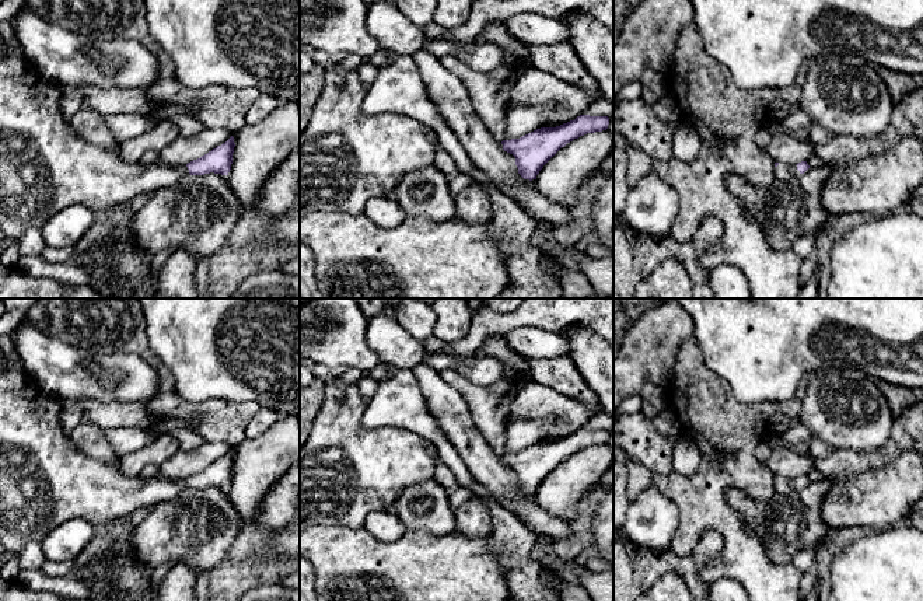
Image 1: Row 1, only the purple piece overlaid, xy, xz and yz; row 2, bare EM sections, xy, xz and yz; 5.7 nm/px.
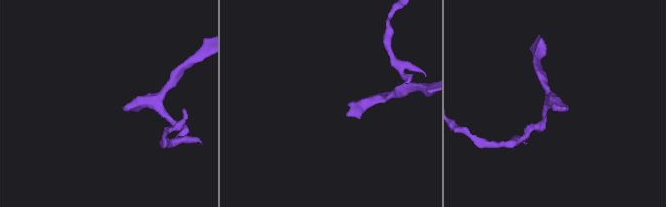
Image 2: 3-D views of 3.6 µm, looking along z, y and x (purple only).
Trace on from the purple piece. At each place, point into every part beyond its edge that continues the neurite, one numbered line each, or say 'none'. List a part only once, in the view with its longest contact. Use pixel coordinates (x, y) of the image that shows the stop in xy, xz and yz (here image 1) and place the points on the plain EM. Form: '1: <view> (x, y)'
1: yz (783, 485)

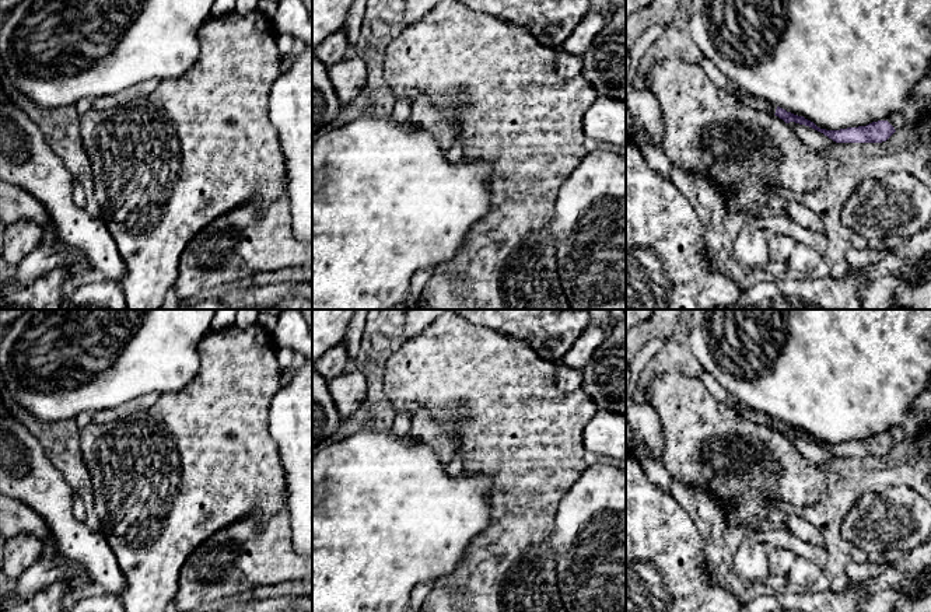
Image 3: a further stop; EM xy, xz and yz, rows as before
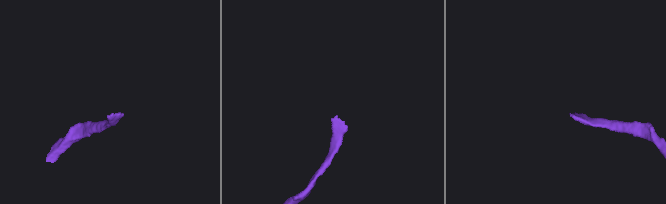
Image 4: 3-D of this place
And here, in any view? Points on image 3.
1: yz (759, 418)

